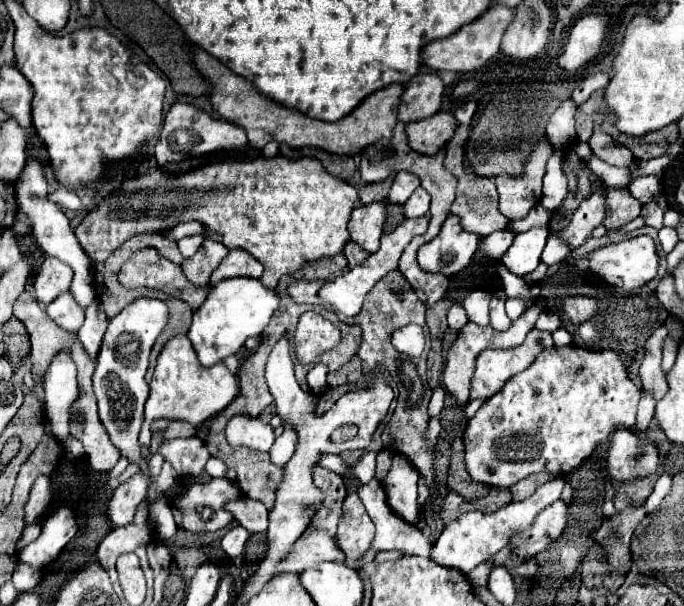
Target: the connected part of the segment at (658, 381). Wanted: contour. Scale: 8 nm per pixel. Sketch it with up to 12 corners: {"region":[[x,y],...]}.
{"region":[[659,327],[645,341],[639,369],[643,389],[657,399],[667,393],[661,351],[668,331]]}

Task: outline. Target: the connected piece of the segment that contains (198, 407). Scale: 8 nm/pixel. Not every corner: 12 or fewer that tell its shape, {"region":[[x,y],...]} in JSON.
{"region":[[187,335],[161,349],[145,425],[217,415],[237,395],[223,365],[203,367]]}

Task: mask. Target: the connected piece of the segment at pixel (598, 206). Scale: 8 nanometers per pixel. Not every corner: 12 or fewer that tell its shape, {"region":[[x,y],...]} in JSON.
{"region":[[603,183],[559,235],[577,249],[605,219]]}

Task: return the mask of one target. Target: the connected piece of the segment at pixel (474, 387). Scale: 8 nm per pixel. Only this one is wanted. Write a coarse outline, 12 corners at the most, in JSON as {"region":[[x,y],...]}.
{"region":[[531,329],[513,349],[483,351],[471,379],[471,399],[489,399],[525,371],[549,331]]}

